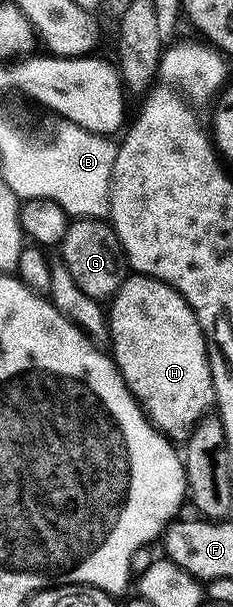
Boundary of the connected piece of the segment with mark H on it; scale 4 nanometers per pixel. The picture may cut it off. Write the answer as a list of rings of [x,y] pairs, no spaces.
[[[129,273],[108,300],[107,318],[107,339],[113,342],[120,382],[162,435],[170,441],[185,441],[215,403],[205,332],[193,316],[189,302],[161,279]]]

